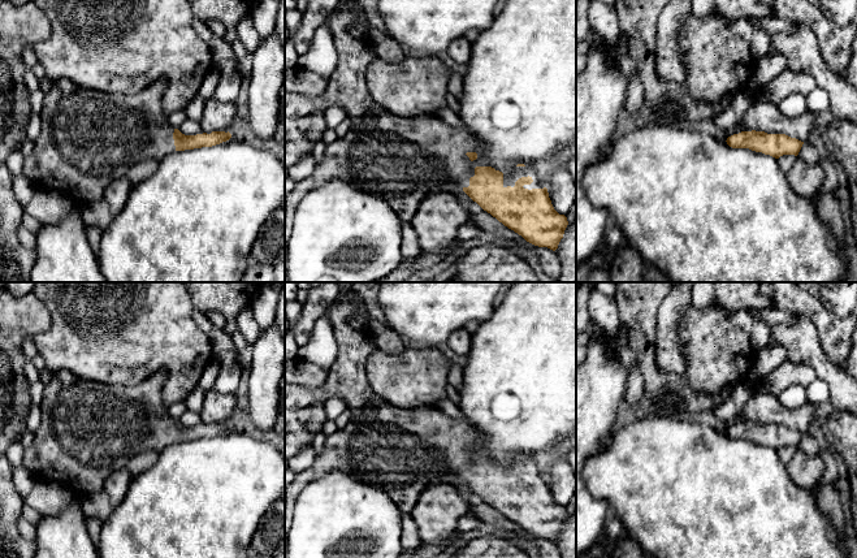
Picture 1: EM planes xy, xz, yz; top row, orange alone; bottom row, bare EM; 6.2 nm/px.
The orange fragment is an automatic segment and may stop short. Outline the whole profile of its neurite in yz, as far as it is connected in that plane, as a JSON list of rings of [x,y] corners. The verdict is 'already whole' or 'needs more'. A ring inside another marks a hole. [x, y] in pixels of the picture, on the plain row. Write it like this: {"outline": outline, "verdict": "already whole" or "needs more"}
{"outline": [[[741,423],[727,429],[732,440],[749,440],[779,450],[783,446],[797,447],[804,433],[785,425],[767,425],[765,423]]], "verdict": "already whole"}

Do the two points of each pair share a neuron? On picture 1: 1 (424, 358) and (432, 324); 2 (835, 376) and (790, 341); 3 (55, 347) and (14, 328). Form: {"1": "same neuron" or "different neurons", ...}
{"1": "different neurons", "2": "same neuron", "3": "different neurons"}

